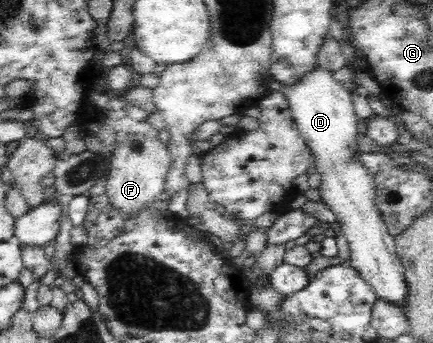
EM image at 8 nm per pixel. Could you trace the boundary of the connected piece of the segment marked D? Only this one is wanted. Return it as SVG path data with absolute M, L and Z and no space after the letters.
M316 64L315 69L306 73L295 85L283 85L280 90L287 98L288 106L291 110L292 118L298 131L309 150L316 158L316 168L320 172L320 194L322 200L330 206L330 210L336 215L336 221L340 224L340 230L349 244L350 260L349 267L354 268L360 277L372 287L375 295L380 300L387 300L396 304L398 308L404 310L405 300L405 267L401 265L401 259L396 253L395 237L387 229L383 221L378 206L376 205L376 183L372 175L368 173L368 168L358 161L358 148L356 148L356 134L358 134L358 115L356 115L351 91L342 87L334 78L333 72Z

